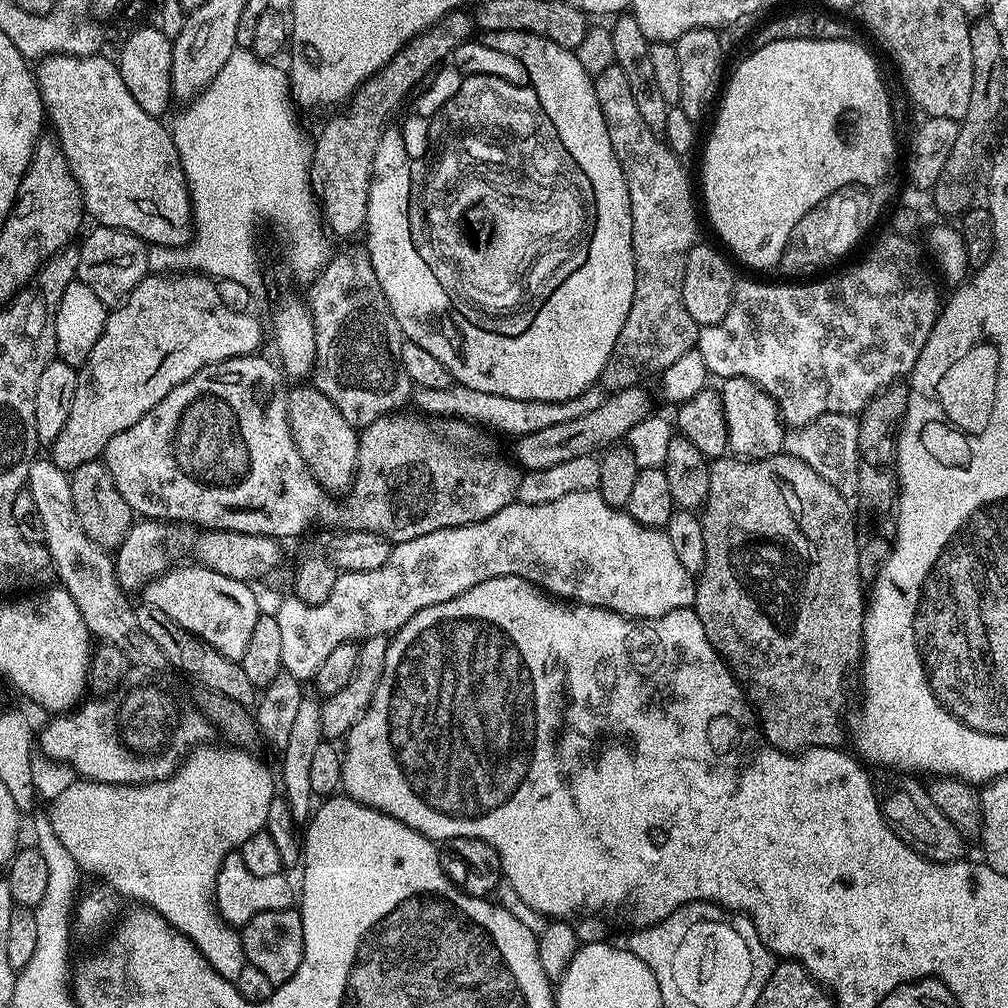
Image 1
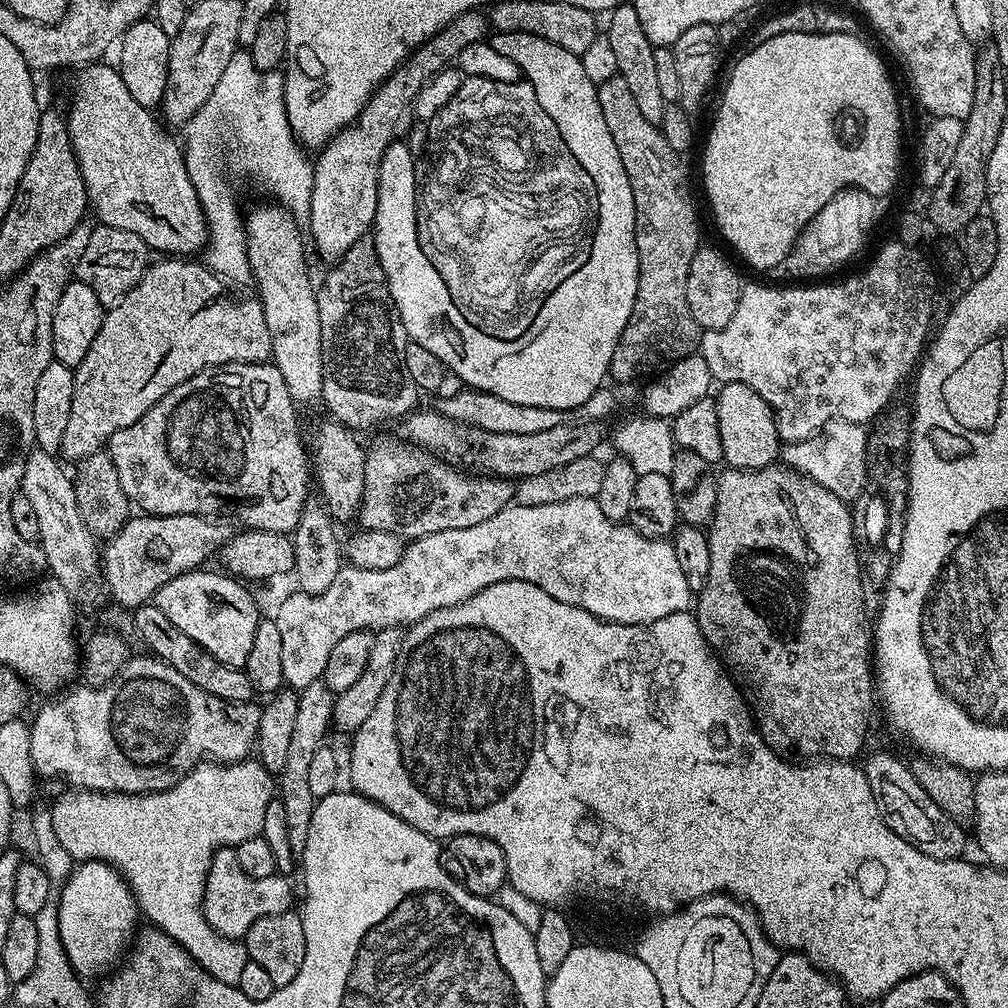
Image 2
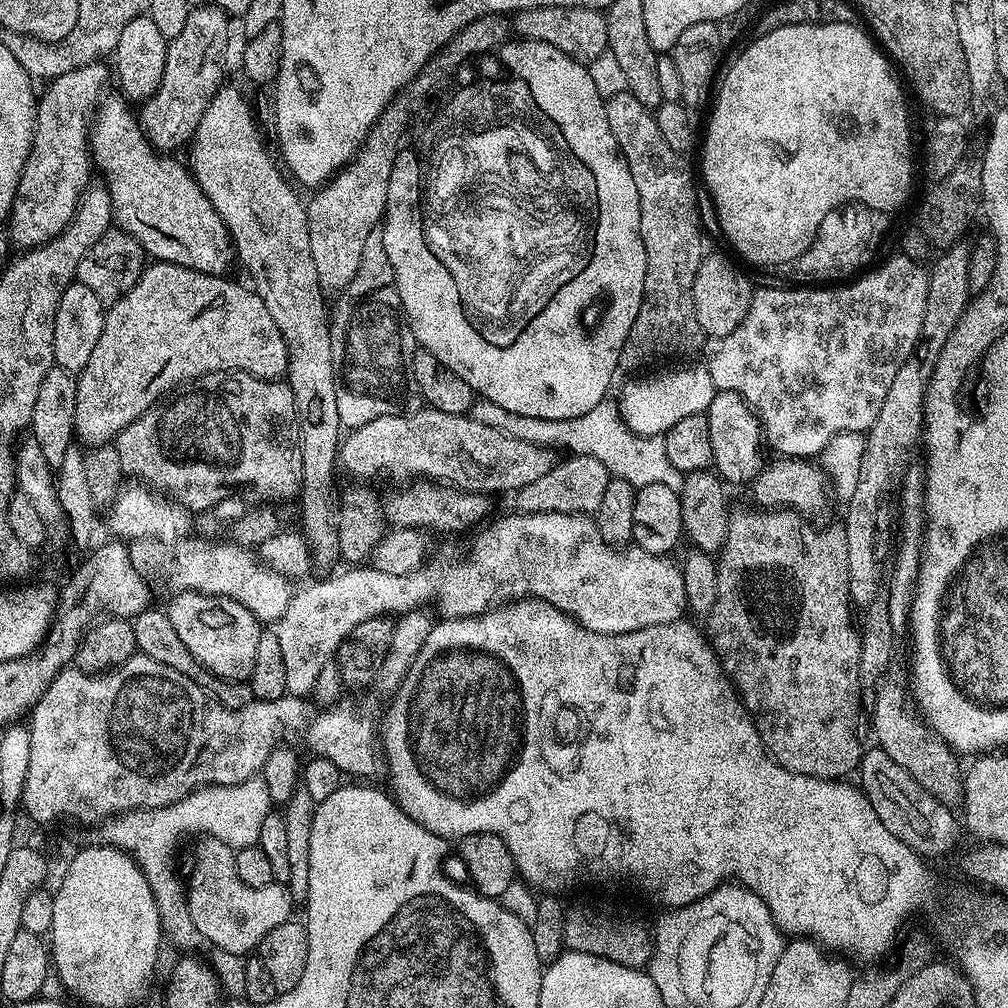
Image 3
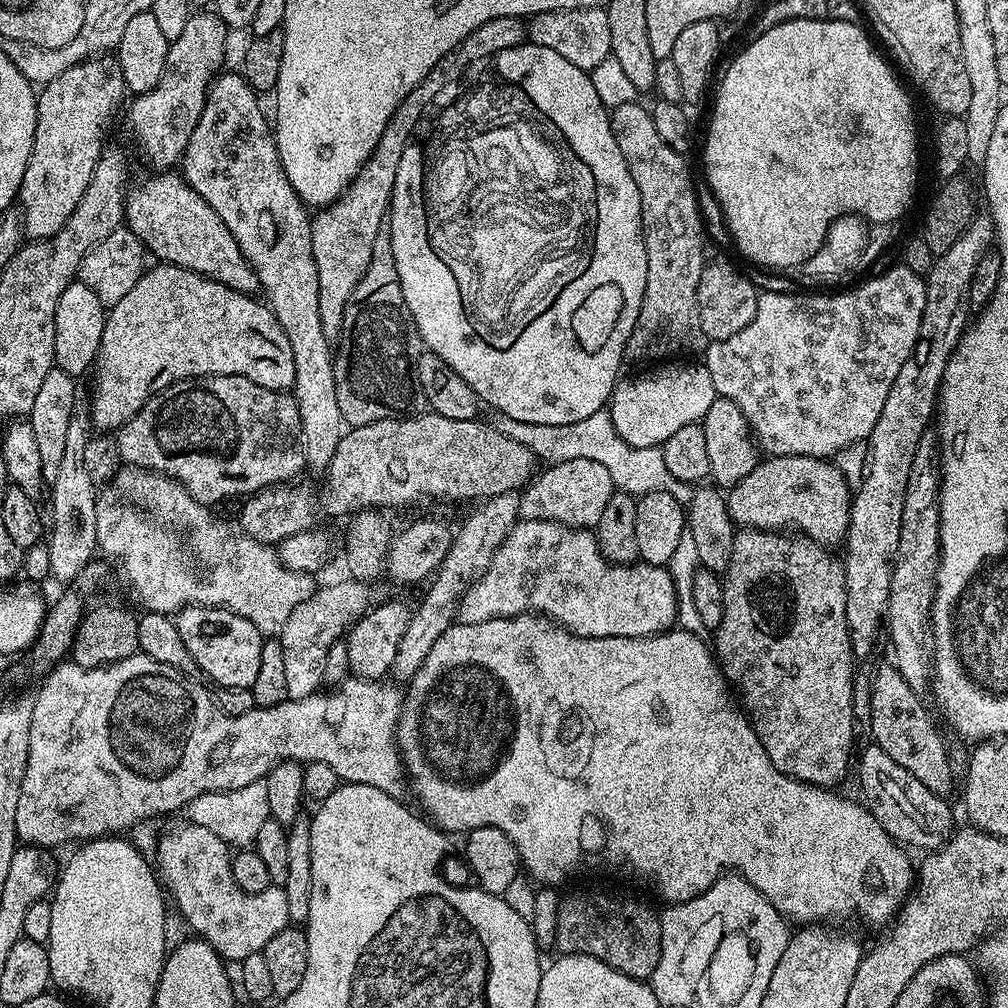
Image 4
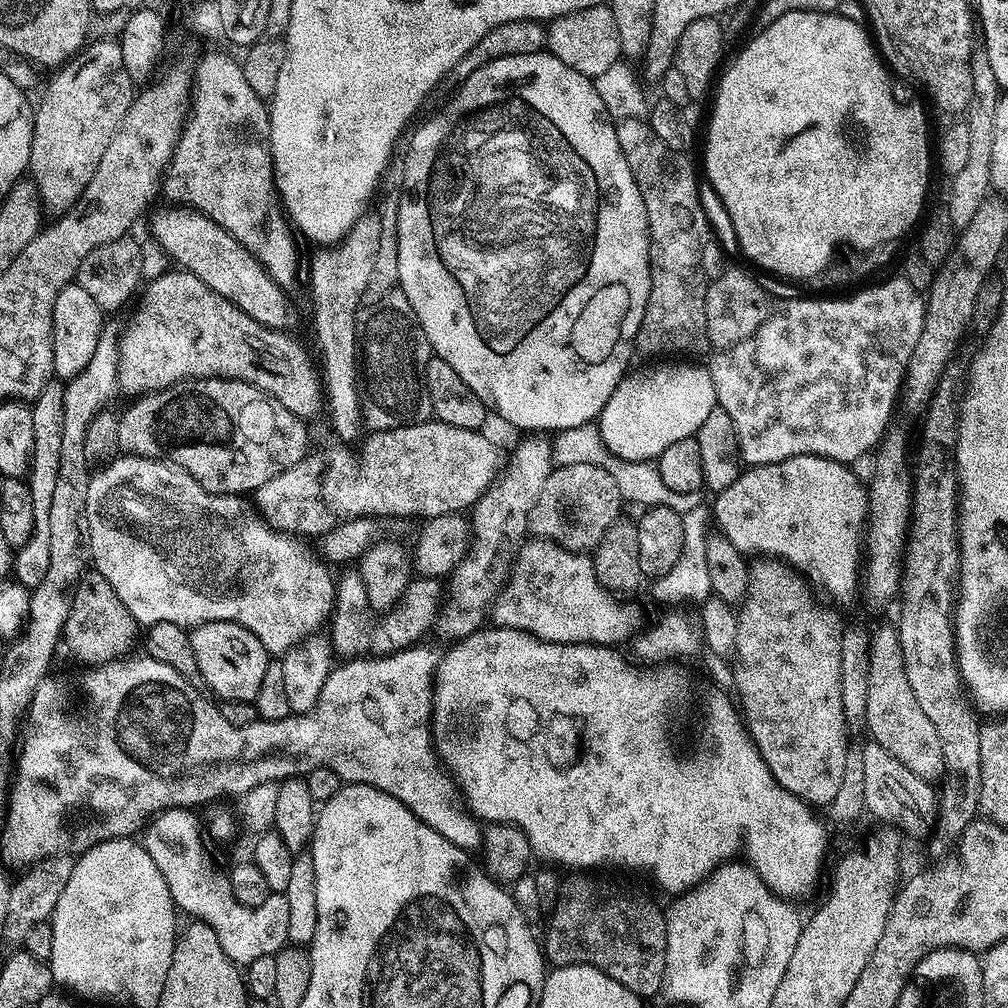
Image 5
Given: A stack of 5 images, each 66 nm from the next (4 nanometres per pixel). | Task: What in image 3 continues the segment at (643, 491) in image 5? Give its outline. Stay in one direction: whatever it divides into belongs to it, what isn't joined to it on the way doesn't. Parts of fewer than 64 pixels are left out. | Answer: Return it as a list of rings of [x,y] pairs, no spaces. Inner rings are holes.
[[[605,398],[578,419],[556,419],[552,426],[516,426],[516,438],[549,446],[562,444],[573,455],[598,458],[613,477],[628,481],[635,488],[653,482],[660,482],[676,491],[682,486],[683,473],[668,459],[664,436],[641,436],[632,431],[621,417],[619,403],[612,398]]]

